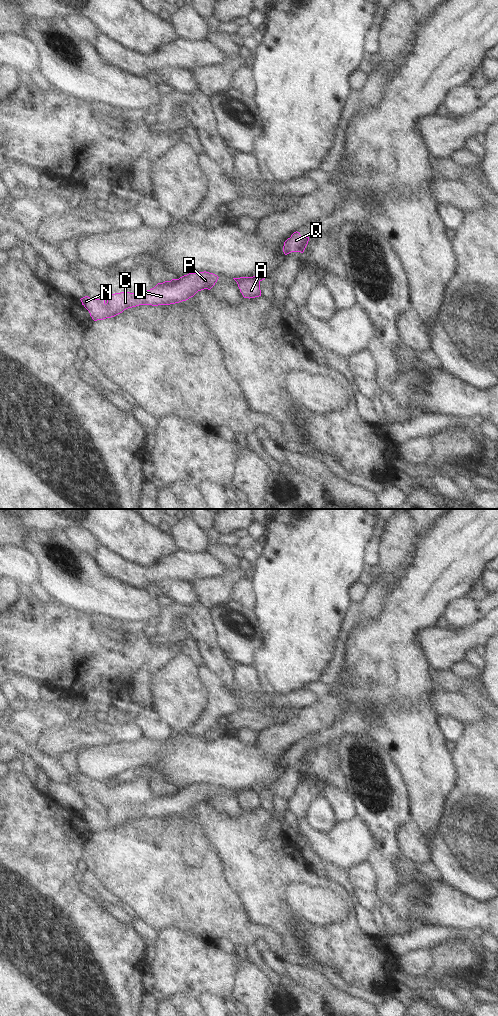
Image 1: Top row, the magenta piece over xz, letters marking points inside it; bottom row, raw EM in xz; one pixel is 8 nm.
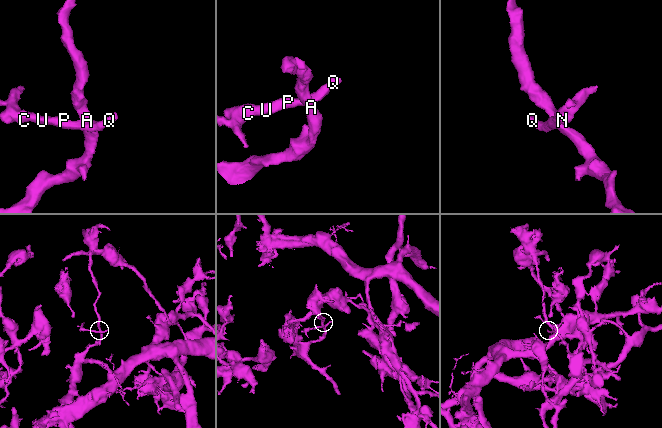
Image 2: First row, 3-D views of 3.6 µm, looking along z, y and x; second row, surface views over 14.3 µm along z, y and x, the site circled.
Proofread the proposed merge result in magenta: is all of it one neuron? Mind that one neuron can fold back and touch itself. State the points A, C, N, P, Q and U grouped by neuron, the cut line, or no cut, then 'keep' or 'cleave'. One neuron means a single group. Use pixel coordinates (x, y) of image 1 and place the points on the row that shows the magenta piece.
groups A / C N P Q U; cut xz (252, 277), (259, 281); cleave

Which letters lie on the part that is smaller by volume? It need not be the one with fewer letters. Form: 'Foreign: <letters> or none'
Foreign: C, N, P, Q, U

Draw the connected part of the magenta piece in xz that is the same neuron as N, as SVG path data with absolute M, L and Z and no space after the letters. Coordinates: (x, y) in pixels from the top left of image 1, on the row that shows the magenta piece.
M209 272L189 273L179 279L158 283L154 288L140 293L121 292L104 295L101 299L81 298L82 305L94 321L114 317L124 310L139 305L170 305L186 301L198 291L210 290L218 276Z

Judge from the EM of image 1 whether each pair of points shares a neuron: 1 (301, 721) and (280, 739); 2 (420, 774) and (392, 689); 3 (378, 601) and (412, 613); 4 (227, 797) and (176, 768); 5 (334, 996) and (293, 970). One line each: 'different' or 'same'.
1: same
2: same
3: different
4: different
5: same

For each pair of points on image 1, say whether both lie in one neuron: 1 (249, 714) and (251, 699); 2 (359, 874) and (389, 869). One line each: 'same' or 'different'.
1: different
2: different

